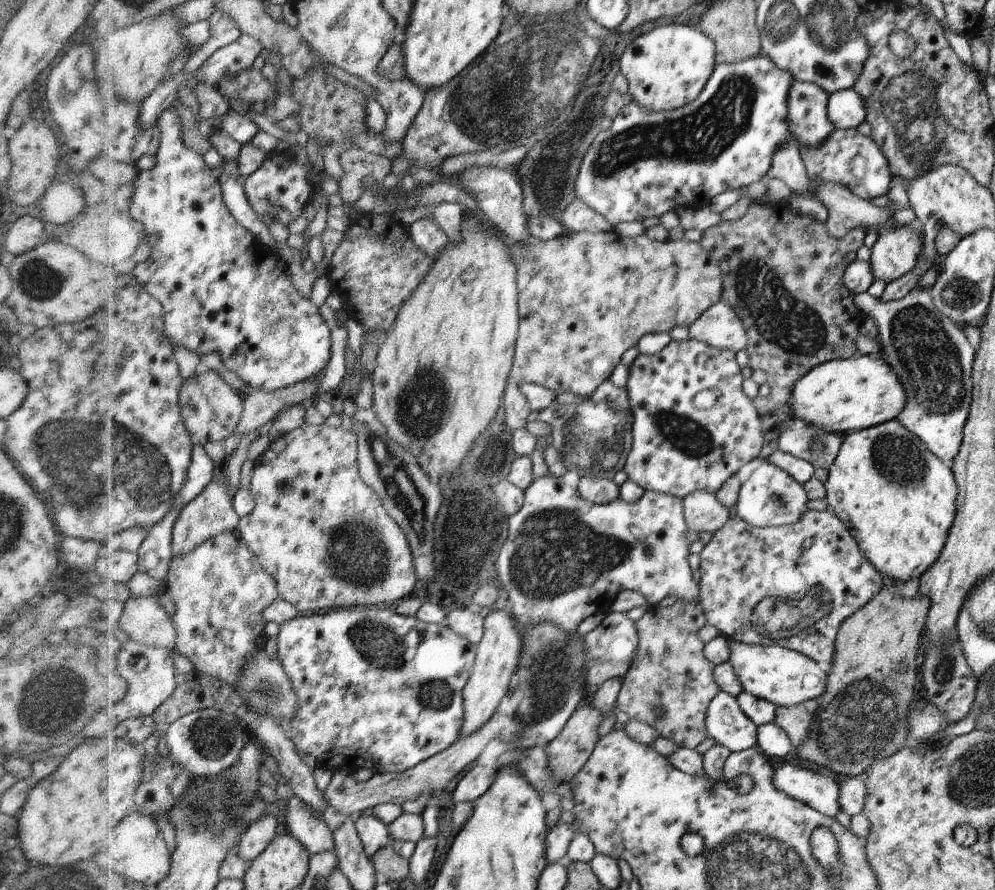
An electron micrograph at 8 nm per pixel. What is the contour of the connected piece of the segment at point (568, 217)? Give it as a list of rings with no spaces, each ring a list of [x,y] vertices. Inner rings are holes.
[[[574,197],[570,204],[561,212],[560,220],[567,232],[612,230],[612,225],[594,209],[591,209],[583,200]]]

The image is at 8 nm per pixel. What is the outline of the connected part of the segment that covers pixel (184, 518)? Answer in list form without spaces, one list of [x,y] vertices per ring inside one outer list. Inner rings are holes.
[[[221,474],[210,486],[181,512],[174,529],[173,551],[176,557],[192,554],[205,542],[228,531],[238,531],[243,517],[235,509],[235,497]]]

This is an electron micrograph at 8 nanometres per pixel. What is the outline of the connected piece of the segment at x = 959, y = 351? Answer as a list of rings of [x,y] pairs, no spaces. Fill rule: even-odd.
[[[913,288],[904,298],[886,302],[875,299],[866,291],[853,296],[853,305],[857,306],[864,317],[874,320],[878,327],[876,339],[882,347],[881,355],[898,374],[905,388],[907,403],[897,418],[909,431],[919,435],[944,463],[952,464],[962,448],[963,429],[966,428],[972,402],[974,380],[970,378],[970,368],[974,368],[972,358],[975,358],[972,344],[958,325],[952,324],[952,319],[938,309],[926,289]]]

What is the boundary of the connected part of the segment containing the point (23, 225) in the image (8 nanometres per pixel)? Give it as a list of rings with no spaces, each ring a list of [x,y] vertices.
[[[36,214],[36,218],[22,216],[16,222],[12,220],[8,234],[2,238],[4,250],[18,256],[40,245],[40,238],[42,238],[42,232],[46,231],[47,223],[42,217],[38,220],[38,216],[39,214]]]

